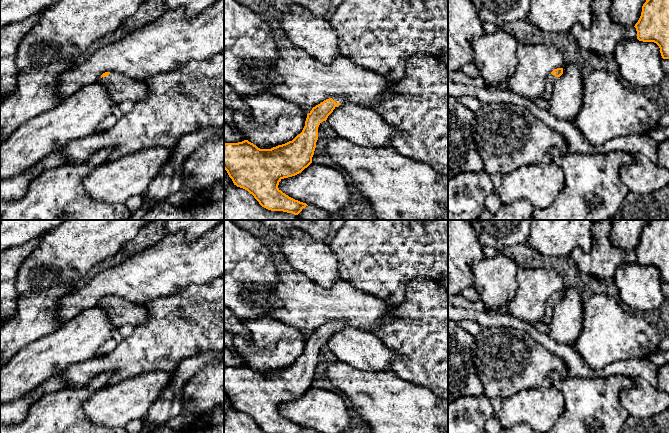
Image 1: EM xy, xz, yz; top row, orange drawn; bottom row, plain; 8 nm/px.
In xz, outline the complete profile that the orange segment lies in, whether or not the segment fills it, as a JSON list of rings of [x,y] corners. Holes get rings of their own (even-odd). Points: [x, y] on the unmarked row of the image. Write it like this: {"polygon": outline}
{"polygon": [[[332,321],[316,329],[307,338],[305,350],[299,359],[292,365],[271,373],[260,373],[248,364],[238,367],[225,367],[224,393],[234,409],[247,414],[266,433],[303,433],[308,430],[306,427],[283,417],[278,412],[279,406],[284,402],[301,397],[312,387],[320,347],[326,345],[333,334],[346,325],[343,321]]]}

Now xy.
{"polygon": [[[105,296],[101,299],[101,305],[117,328],[126,324],[136,326],[148,319],[144,305],[130,303],[119,296]]]}

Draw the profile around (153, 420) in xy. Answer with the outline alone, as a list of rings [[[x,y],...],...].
[[[221,350],[208,351],[184,359],[173,372],[171,385],[161,392],[159,398],[150,406],[142,420],[158,427],[162,423],[179,415],[182,412],[182,390],[185,384],[201,368],[223,357],[224,350]]]

